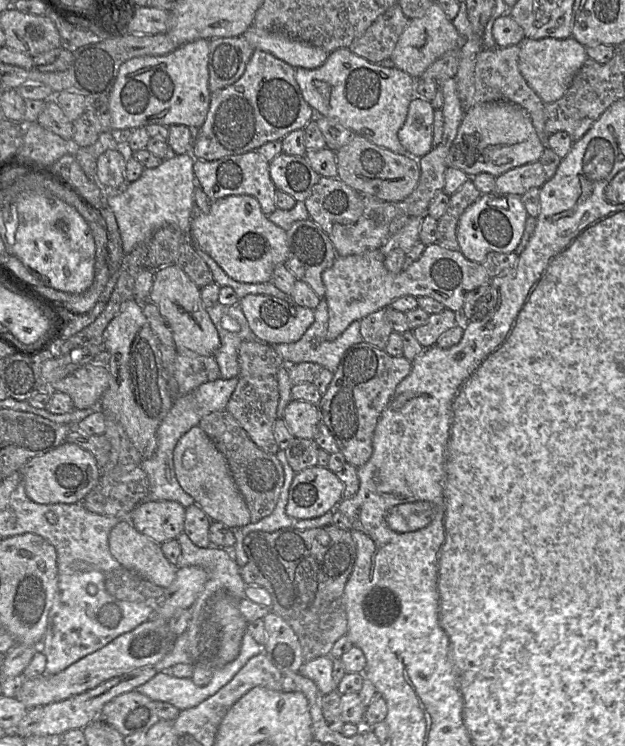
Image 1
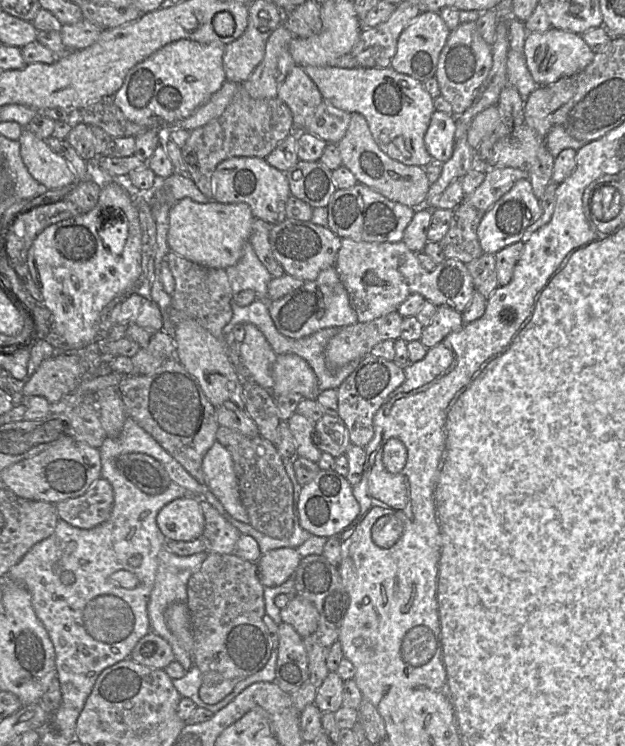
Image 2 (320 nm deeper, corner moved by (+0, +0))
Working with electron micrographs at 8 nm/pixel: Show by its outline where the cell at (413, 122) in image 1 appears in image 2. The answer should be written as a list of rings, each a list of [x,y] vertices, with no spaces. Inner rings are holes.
[[[435,110],[424,136],[427,151],[434,161],[448,161],[454,150],[456,121],[455,116]]]

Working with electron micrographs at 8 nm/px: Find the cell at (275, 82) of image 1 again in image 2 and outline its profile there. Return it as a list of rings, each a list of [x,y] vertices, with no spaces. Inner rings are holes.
[[[294,65],[290,69],[278,89],[277,98],[290,108],[296,132],[305,130],[307,118],[323,100],[315,83],[299,65]]]

